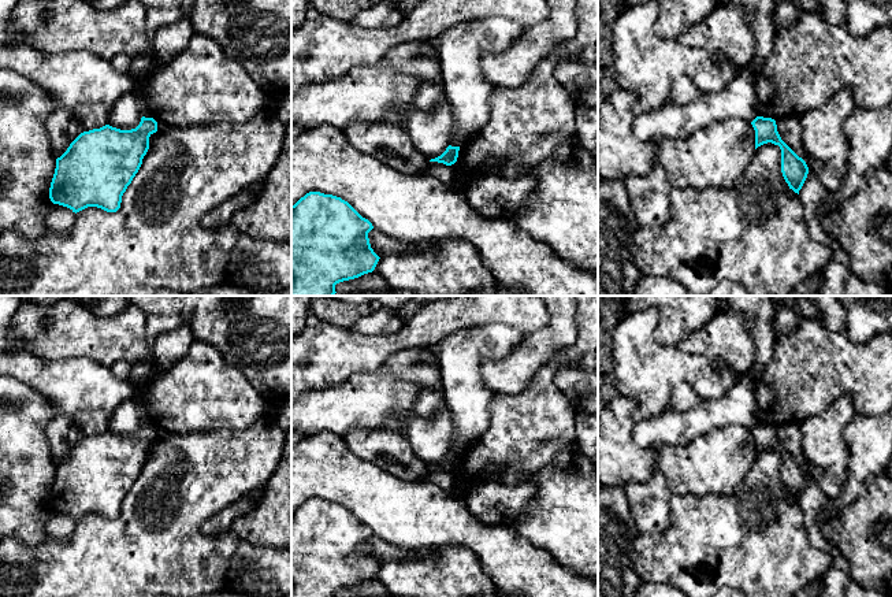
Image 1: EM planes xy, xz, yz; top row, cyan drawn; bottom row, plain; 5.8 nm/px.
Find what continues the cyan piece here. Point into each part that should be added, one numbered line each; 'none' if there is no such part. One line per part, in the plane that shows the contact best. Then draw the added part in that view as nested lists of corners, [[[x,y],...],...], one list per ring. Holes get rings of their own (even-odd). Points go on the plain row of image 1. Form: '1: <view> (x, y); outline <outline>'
none

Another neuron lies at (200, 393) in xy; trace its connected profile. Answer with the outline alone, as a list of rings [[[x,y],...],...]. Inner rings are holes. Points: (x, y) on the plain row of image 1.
[[[194,340],[187,353],[168,370],[157,368],[138,389],[150,403],[152,424],[170,434],[244,430],[268,414],[264,398],[249,381],[230,367],[215,346],[200,340]]]

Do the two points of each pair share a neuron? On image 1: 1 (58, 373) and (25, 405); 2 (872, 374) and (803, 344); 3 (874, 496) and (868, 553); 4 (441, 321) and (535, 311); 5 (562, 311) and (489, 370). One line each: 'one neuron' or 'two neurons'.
1: two neurons
2: one neuron
3: one neuron
4: one neuron
5: one neuron

